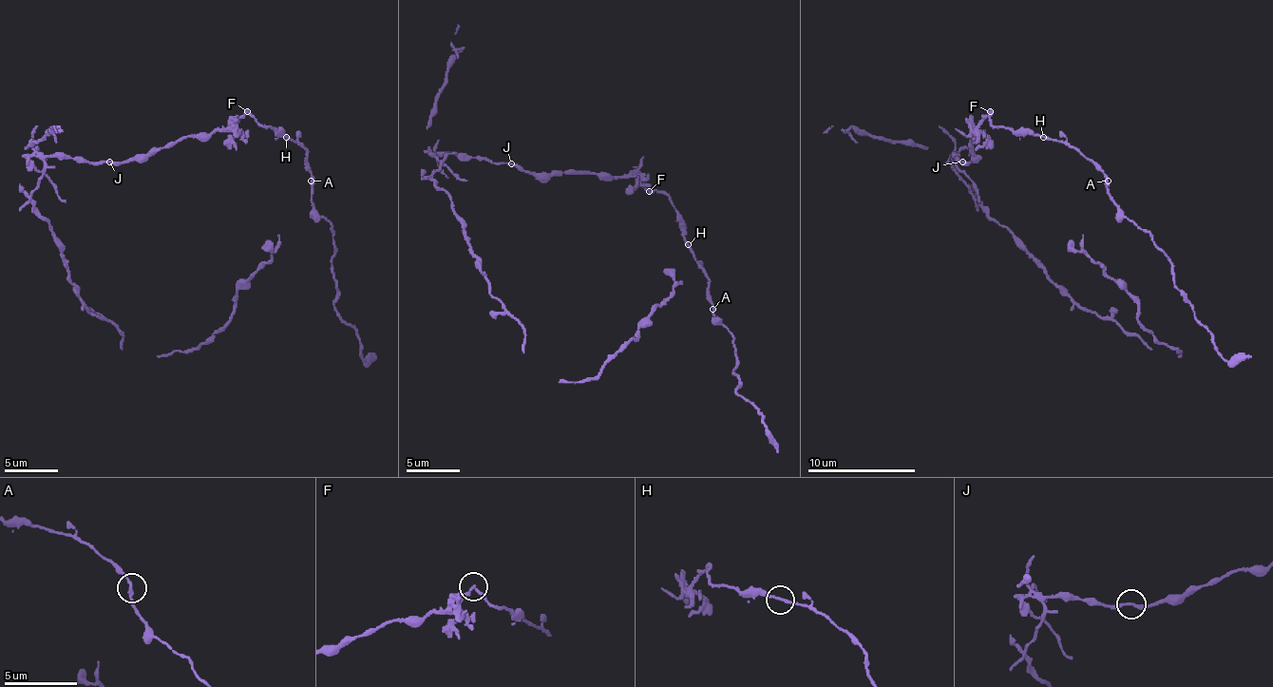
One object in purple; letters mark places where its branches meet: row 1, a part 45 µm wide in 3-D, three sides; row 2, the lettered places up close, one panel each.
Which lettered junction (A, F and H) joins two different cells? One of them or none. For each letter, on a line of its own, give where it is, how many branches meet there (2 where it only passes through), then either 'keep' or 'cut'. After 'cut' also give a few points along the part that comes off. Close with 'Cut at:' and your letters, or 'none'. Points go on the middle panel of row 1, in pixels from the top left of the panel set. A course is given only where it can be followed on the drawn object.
A: (712, 309) | 2 | keep
F: (649, 191) | 2 | cut
H: (688, 244) | 2 | keep
Cut at: F

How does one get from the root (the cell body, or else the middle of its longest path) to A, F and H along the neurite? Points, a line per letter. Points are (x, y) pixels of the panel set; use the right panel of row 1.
A: (959, 162), (973, 159), (976, 129), (989, 113), (995, 126), (1067, 143), (1083, 153), (1108, 181)
F: (959, 162), (973, 159), (973, 137), (989, 110)
H: (959, 162), (973, 159), (976, 129), (989, 113), (989, 121), (995, 126), (1018, 129), (1043, 137)

